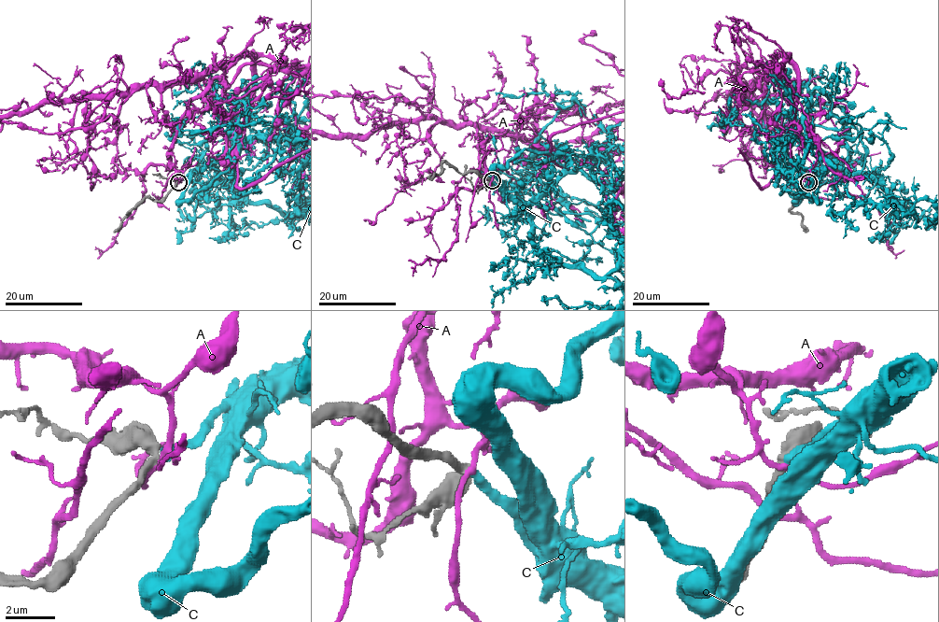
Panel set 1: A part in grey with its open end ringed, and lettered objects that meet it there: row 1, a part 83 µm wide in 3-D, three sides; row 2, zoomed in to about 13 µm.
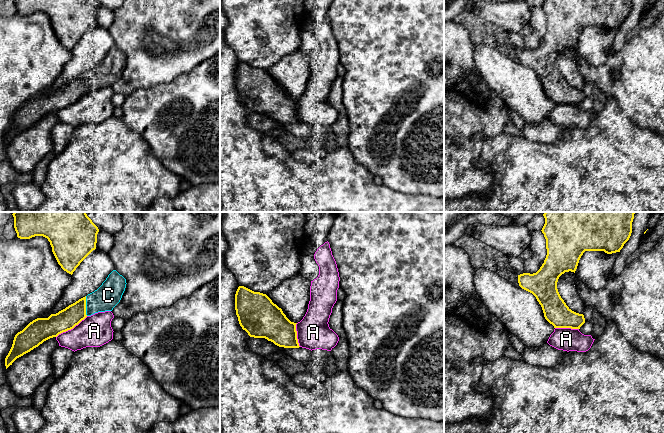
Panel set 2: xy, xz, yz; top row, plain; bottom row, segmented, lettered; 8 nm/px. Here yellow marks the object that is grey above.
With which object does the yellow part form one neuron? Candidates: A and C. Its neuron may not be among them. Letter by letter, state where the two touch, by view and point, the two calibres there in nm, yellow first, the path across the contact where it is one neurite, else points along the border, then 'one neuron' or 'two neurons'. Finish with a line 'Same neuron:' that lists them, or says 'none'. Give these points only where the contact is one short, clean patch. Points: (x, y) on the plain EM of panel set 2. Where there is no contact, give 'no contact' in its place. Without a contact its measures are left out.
A: meets yellow in xy at (71, 104); 190 nm thick on the yellow side, 260 nm on the other; border along xy (87, 92), (72, 104), (61, 108), (56, 113); two neurons
C: meets yellow in xy at (85, 82); 170 nm thick on the yellow side, 200 nm on the other; one neuron
Same neuron: C

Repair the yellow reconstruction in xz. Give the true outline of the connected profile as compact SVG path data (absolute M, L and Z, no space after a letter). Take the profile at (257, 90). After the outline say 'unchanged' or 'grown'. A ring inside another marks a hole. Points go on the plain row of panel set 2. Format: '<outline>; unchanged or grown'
M239 62L235 70L235 86L243 106L250 113L265 114L284 124L299 124L296 100L263 69Z; unchanged

